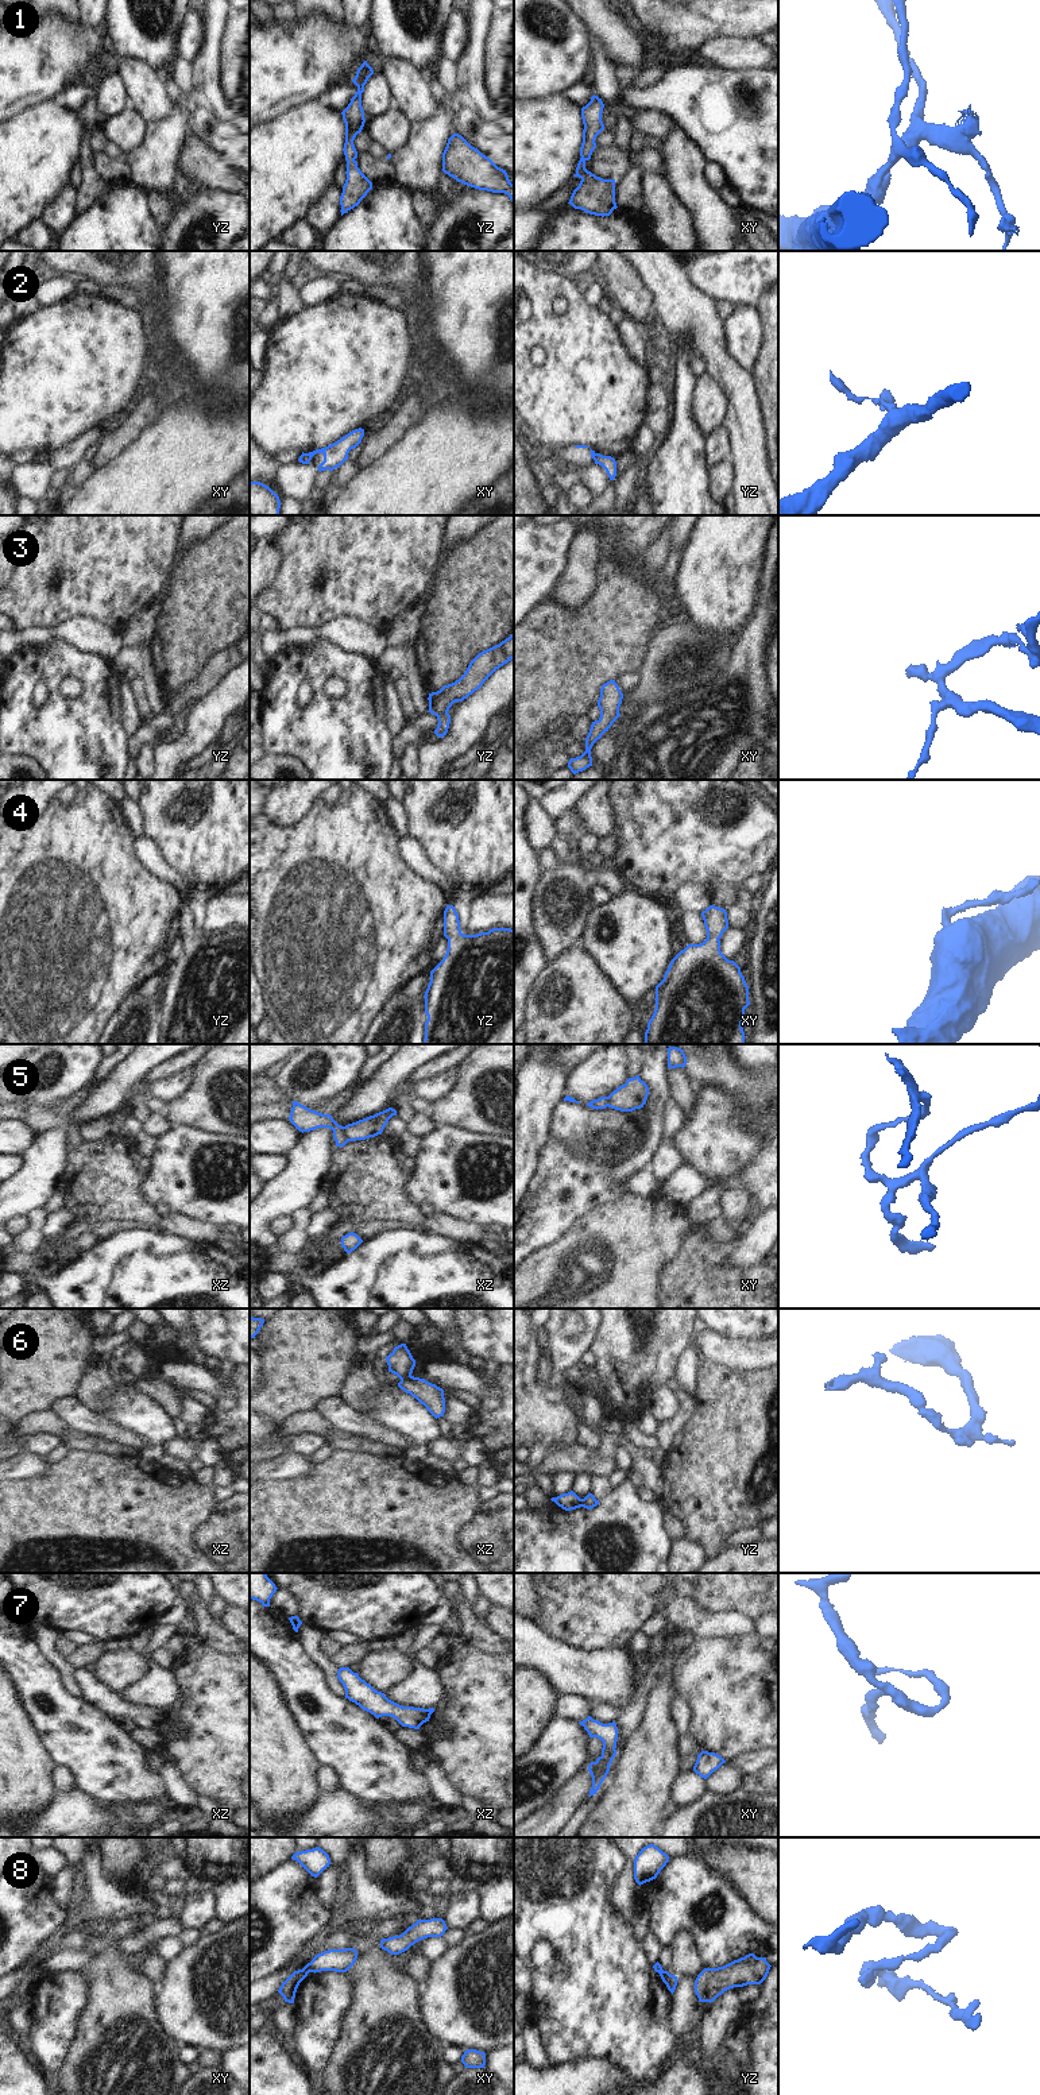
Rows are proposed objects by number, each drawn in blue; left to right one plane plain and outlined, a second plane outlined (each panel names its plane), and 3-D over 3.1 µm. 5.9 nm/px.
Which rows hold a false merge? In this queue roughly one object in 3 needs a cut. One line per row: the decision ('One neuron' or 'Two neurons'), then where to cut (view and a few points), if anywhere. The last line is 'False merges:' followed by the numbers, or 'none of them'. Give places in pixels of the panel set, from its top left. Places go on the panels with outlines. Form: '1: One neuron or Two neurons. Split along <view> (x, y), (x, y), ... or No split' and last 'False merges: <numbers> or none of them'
1: One neuron. No split
2: Two neurons. Split along xy (306, 453), (309, 460)
3: One neuron. No split
4: One neuron. No split
5: Two neurons. Split along xz (341, 1127), (343, 1135), (348, 1140)
6: Two neurons. Split along xz (410, 1375), (401, 1379)
7: One neuron. No split
8: Two neurons. Split along xy (302, 1968), (308, 1972)
False merges: 2, 5, 6, 8

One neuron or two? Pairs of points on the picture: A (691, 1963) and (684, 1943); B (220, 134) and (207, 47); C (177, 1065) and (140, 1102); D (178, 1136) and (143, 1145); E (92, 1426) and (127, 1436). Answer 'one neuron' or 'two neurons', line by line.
A: one neuron
B: one neuron
C: one neuron
D: two neurons
E: one neuron

